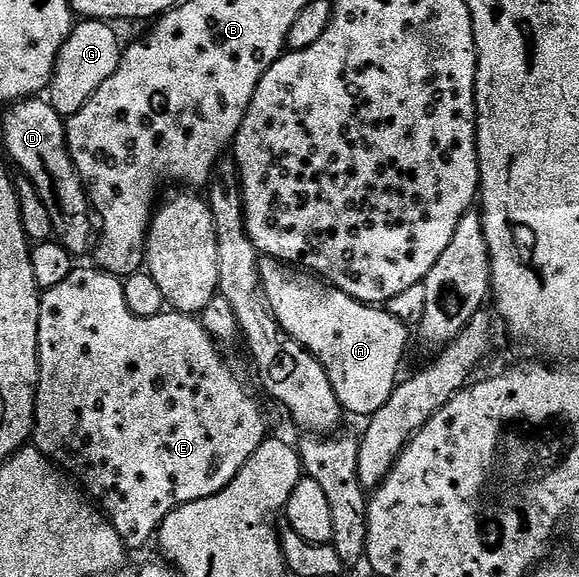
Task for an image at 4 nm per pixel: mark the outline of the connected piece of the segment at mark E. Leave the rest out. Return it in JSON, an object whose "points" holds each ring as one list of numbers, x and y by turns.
{"points":[[98,266,72,267,65,282,46,289,39,301,39,381,35,387,35,426,33,444,52,464,58,466,68,477,81,485,82,491,101,509,107,521,117,530,128,549,143,548,152,543,161,523,174,508,201,498,217,494,249,462,249,458,268,439,267,420,259,404,247,393,247,388,235,377,235,372,223,361,220,345,206,332,194,315,174,310,164,310,158,316,141,318,129,310,125,302,123,280,103,271]]}

